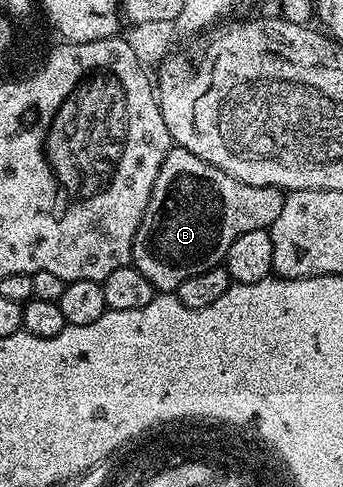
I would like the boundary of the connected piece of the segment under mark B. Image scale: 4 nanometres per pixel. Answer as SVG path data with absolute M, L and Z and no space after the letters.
M173 147L168 157L160 163L158 178L154 178L142 222L134 234L131 267L138 269L155 286L157 293L175 293L176 287L186 282L186 278L221 267L224 256L238 234L247 234L249 230L271 229L274 218L278 218L282 210L284 197L281 189L250 186L226 174L226 170L218 170L218 166L190 154L185 148Z

